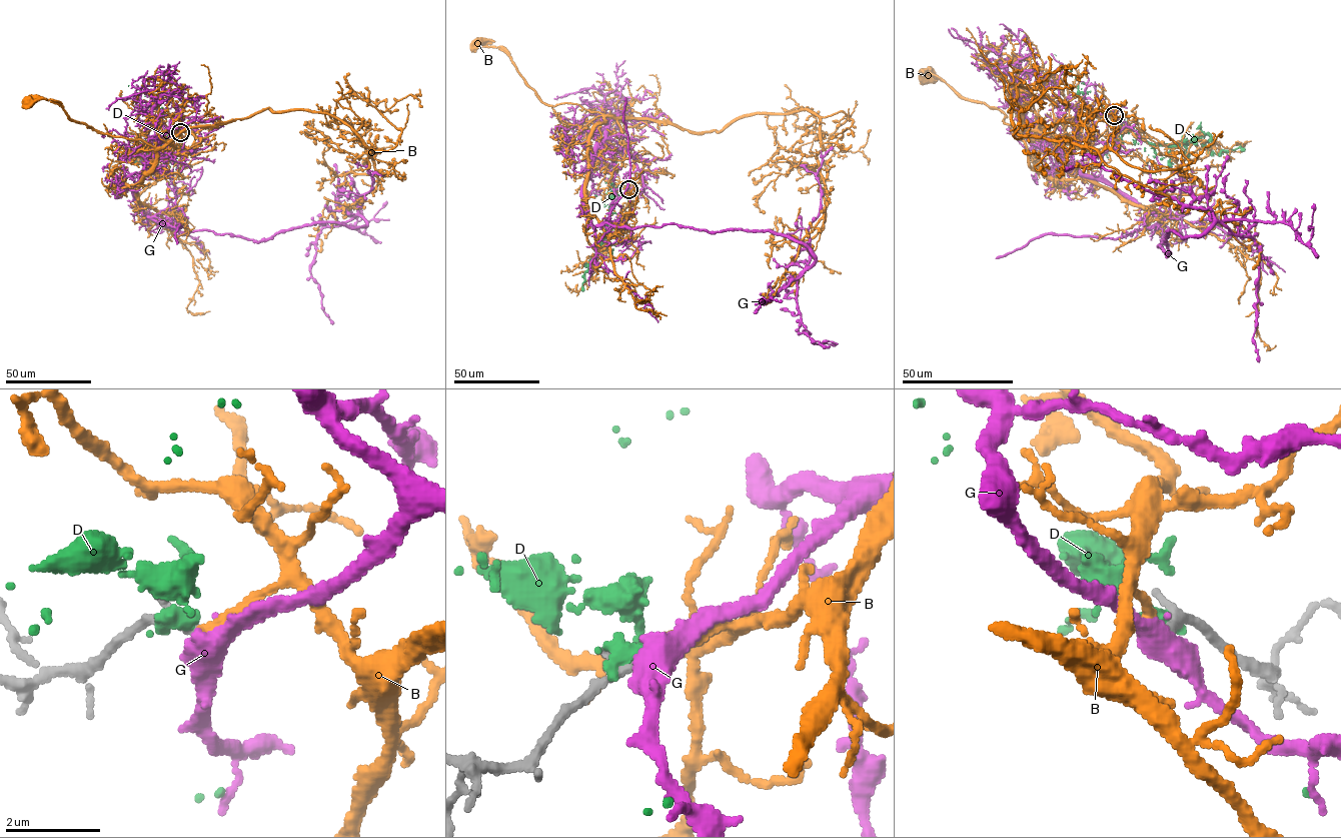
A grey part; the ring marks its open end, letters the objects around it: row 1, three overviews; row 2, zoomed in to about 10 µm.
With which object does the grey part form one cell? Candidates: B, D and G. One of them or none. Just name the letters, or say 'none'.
B

